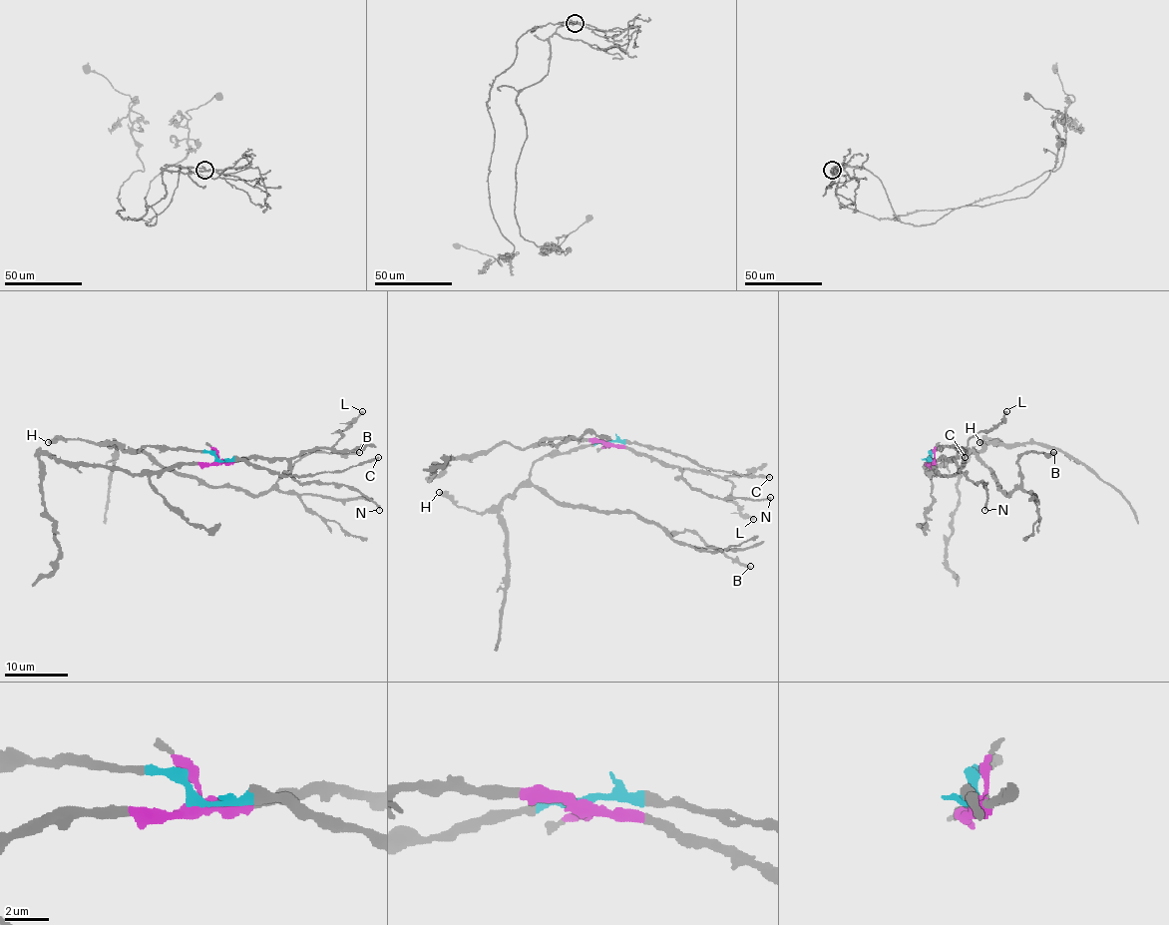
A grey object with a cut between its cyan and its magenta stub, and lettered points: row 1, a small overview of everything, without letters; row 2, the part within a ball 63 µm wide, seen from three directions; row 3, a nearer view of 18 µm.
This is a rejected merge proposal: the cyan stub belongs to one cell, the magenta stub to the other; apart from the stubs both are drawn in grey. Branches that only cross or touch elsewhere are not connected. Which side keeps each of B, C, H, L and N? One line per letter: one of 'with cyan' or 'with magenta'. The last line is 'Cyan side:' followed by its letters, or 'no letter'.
B: with cyan
C: with cyan
H: with cyan
L: with magenta
N: with magenta
Cyan side: B, C, H

